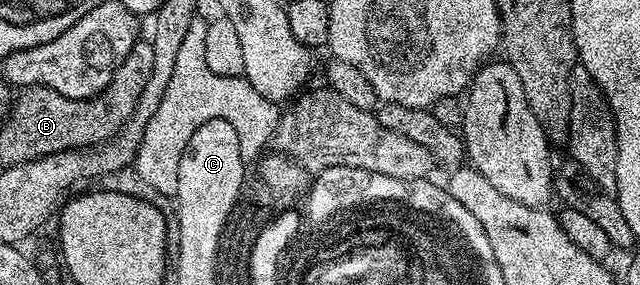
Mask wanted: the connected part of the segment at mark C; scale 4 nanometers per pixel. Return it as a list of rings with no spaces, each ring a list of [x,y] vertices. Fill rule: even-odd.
[[[207,120],[187,140],[183,156],[179,160],[179,192],[175,199],[177,205],[177,234],[182,232],[201,232],[201,230],[219,230],[229,202],[237,192],[237,183],[241,179],[241,161],[237,158],[239,136],[231,122],[227,120]]]

